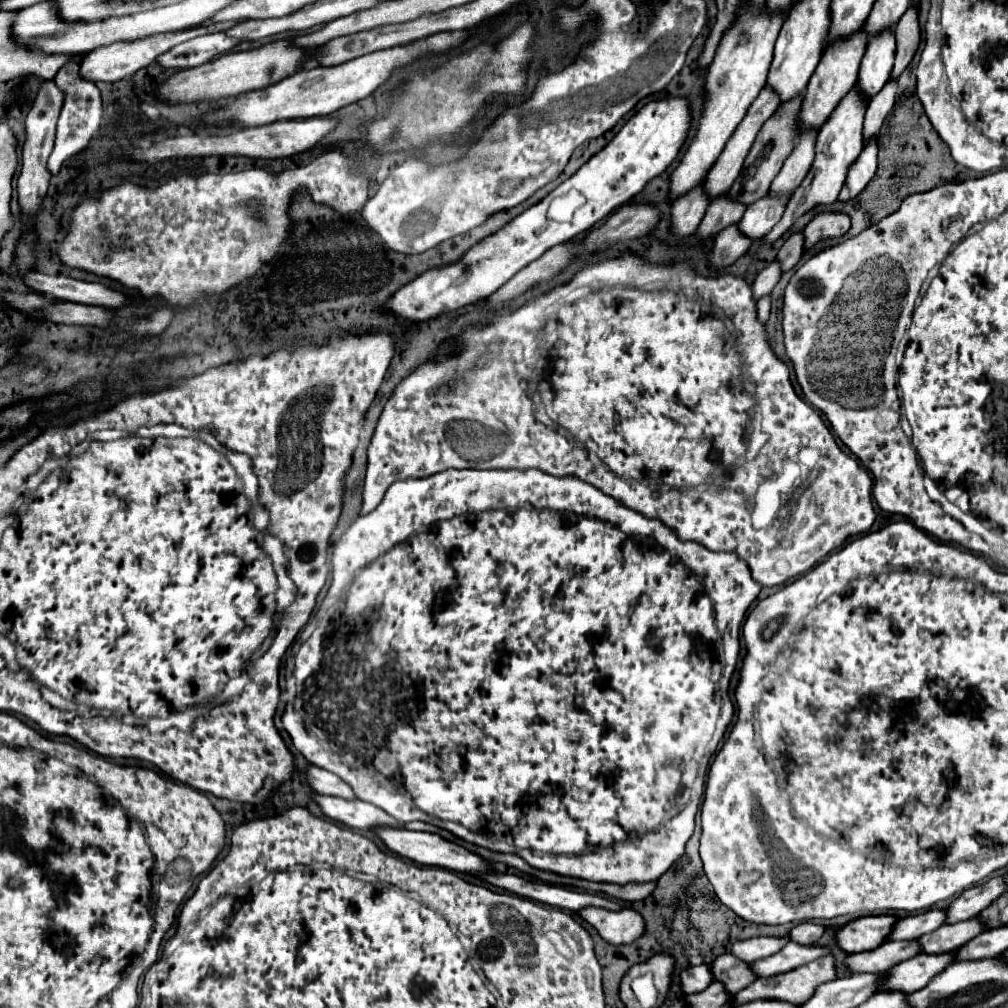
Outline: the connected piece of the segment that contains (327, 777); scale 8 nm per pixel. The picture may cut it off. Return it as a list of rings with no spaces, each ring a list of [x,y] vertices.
[[[311,765],[307,769],[307,781],[321,795],[333,795],[333,797],[343,797],[343,799],[357,799],[353,795],[353,789],[349,785],[345,785],[343,779],[339,779],[337,775],[333,775],[333,773],[329,773],[329,771],[321,769],[321,767]]]

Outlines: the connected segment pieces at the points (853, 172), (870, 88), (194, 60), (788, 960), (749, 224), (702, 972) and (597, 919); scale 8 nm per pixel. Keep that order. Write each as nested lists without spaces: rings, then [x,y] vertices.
[[[869,139],[869,143],[865,143],[861,155],[857,157],[857,163],[853,163],[853,167],[849,167],[845,185],[839,193],[839,199],[849,201],[853,197],[857,197],[867,187],[867,183],[871,181],[875,171],[877,171],[877,139]]]
[[[885,31],[885,35],[877,35],[877,39],[869,39],[865,57],[859,69],[859,87],[865,95],[875,95],[887,83],[893,69],[897,41],[893,39],[893,31]]]
[[[211,33],[211,35],[195,37],[187,43],[181,43],[177,47],[173,47],[165,55],[161,55],[157,59],[157,63],[161,63],[163,67],[189,69],[189,67],[203,65],[203,63],[211,61],[211,57],[227,53],[227,51],[235,49],[237,45],[239,45],[239,41],[229,37],[227,33]]]
[[[787,943],[779,953],[751,963],[753,971],[759,977],[769,977],[769,975],[779,975],[785,971],[791,971],[795,967],[801,967],[805,963],[811,963],[813,959],[829,955],[831,949],[823,945],[801,945],[801,943]]]
[[[765,195],[765,199],[751,203],[739,221],[739,229],[751,239],[767,235],[779,223],[787,201],[789,199],[769,199],[769,195]]]
[[[703,963],[697,967],[689,967],[687,971],[681,973],[681,985],[683,985],[683,993],[699,993],[705,987],[709,987],[709,983],[713,983],[713,971],[711,965]]]
[[[587,907],[579,915],[591,923],[605,941],[613,945],[629,945],[645,933],[645,921],[633,909],[605,911],[599,907]]]

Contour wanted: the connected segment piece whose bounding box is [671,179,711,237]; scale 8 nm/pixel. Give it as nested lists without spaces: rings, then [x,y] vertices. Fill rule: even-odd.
[[[703,179],[703,183],[689,189],[689,193],[685,193],[683,197],[679,197],[673,203],[673,211],[671,211],[673,233],[677,237],[691,235],[699,227],[709,203],[711,203],[711,199],[705,191],[705,179]]]

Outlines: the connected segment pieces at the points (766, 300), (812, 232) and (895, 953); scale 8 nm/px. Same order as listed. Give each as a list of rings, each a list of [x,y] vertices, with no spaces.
[[[765,295],[757,301],[757,313],[759,313],[759,321],[767,321],[769,313],[771,313],[771,295]]]
[[[839,211],[819,213],[805,227],[805,249],[815,245],[819,239],[841,237],[849,231],[849,227],[851,227],[851,219],[845,213],[839,213]]]
[[[887,941],[873,951],[863,951],[847,957],[847,965],[853,973],[879,973],[895,967],[903,959],[911,959],[921,953],[921,943],[913,941]]]

